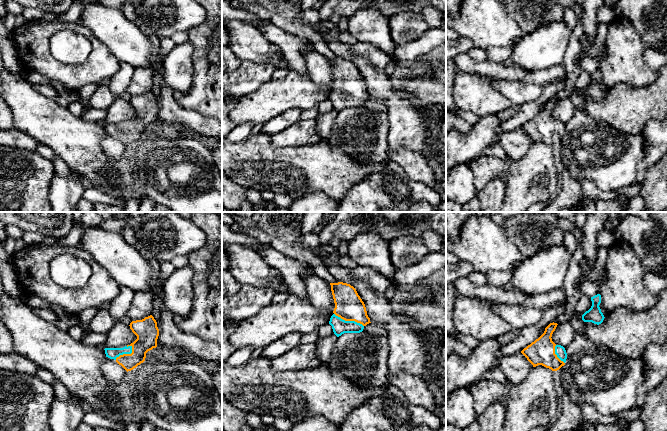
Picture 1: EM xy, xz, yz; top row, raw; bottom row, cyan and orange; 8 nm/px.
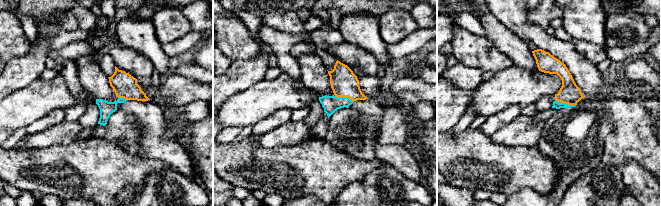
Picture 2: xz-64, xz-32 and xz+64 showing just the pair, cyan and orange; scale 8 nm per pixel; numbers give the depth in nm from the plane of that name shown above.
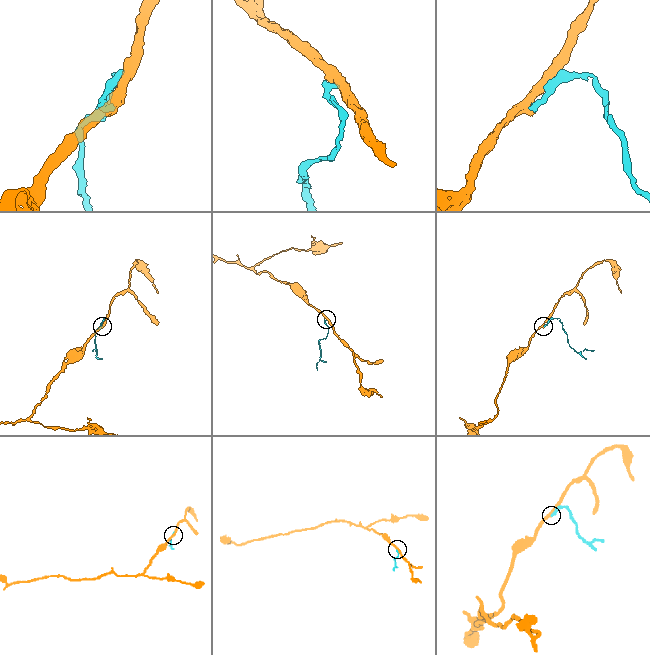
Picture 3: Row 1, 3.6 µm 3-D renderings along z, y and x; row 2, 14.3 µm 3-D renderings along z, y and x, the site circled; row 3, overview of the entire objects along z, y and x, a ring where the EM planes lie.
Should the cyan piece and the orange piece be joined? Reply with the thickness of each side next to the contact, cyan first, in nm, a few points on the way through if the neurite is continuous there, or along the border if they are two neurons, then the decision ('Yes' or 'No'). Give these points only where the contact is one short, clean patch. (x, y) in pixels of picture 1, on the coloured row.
Thickness 120 nm (cyan) against 220 nm. Path across: xz (339, 326), (344, 321), (349, 321), (349, 306). Yes

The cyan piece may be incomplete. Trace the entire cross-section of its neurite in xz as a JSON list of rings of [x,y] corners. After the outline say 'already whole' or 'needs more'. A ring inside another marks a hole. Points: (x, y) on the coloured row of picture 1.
[[[330,283],[335,303],[329,324],[334,334],[339,337],[344,333],[360,333],[371,323],[366,307],[356,289],[350,284]]]; needs more

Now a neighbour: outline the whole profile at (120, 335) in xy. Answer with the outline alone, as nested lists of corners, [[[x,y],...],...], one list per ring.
[[[119,321],[106,334],[107,339],[103,348],[123,348],[133,343],[137,336],[132,332],[129,325]]]

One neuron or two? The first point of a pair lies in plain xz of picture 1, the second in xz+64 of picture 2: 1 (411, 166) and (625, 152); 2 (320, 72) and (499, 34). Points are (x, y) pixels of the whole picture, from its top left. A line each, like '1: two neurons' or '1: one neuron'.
1: two neurons
2: one neuron

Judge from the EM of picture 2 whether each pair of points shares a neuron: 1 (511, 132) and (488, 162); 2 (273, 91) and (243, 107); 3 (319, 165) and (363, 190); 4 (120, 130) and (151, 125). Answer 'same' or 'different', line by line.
1: different
2: same
3: different
4: different

